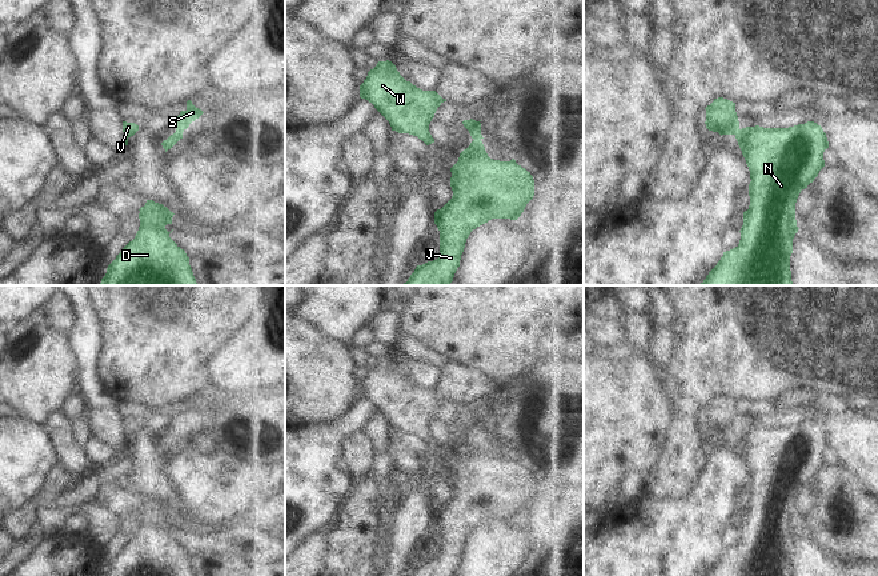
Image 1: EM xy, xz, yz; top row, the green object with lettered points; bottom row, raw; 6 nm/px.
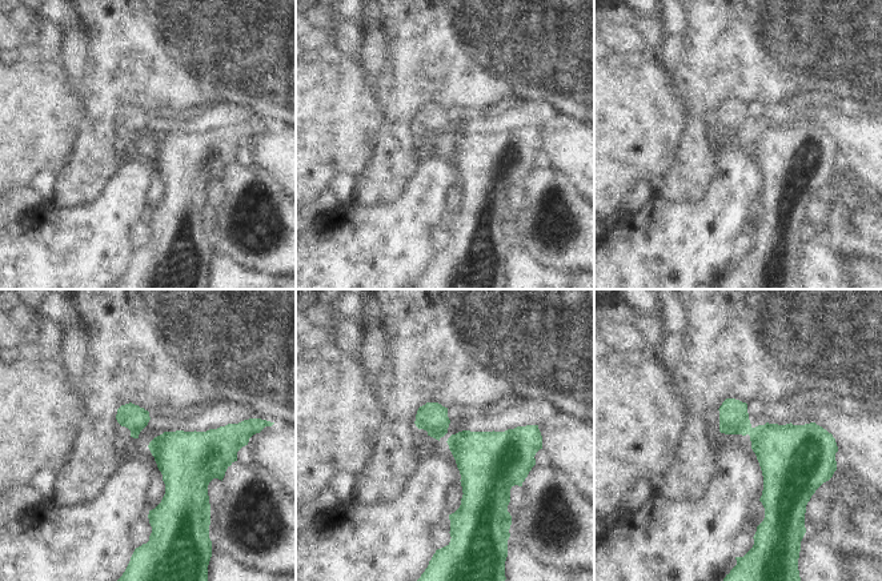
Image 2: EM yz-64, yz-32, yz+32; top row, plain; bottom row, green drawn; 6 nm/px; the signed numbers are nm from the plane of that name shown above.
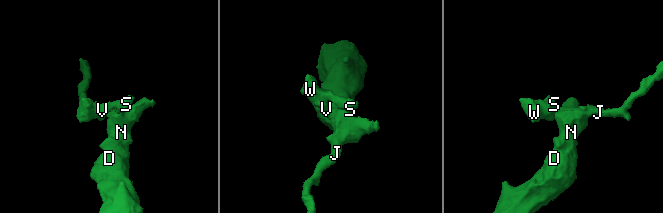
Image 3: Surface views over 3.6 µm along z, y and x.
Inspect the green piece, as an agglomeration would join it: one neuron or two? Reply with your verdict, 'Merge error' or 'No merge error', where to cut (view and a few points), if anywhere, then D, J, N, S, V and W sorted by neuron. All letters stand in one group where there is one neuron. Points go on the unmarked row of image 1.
Merge error. Split along xy (176, 428), (181, 431). Groups: D J N / S V W

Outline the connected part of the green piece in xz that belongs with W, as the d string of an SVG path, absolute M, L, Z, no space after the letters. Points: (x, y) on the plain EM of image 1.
M378 360L368 371L360 384L360 396L374 404L392 429L417 435L426 444L434 441L429 423L446 399L436 389L422 389L406 380L392 360Z

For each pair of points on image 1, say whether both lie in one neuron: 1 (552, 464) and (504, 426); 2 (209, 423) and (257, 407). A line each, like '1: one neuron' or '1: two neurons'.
1: one neuron
2: one neuron

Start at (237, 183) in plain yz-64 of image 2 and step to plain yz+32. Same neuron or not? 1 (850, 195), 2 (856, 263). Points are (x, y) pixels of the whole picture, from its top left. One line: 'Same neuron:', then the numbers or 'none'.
Same neuron: 1

